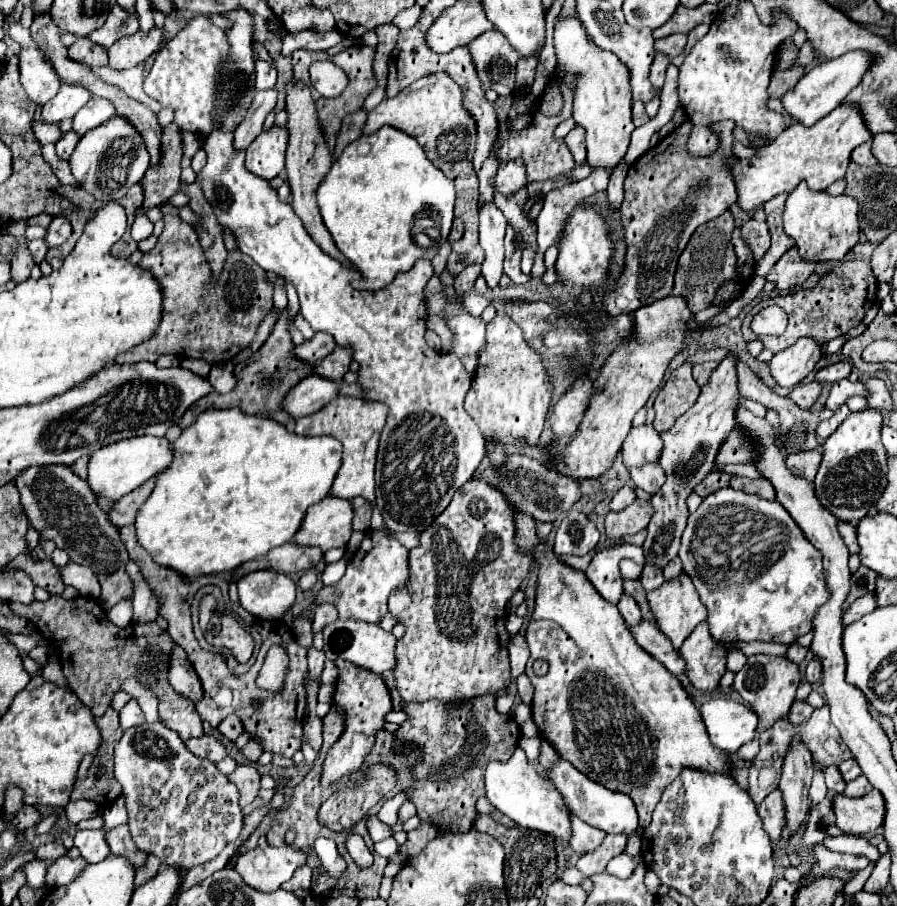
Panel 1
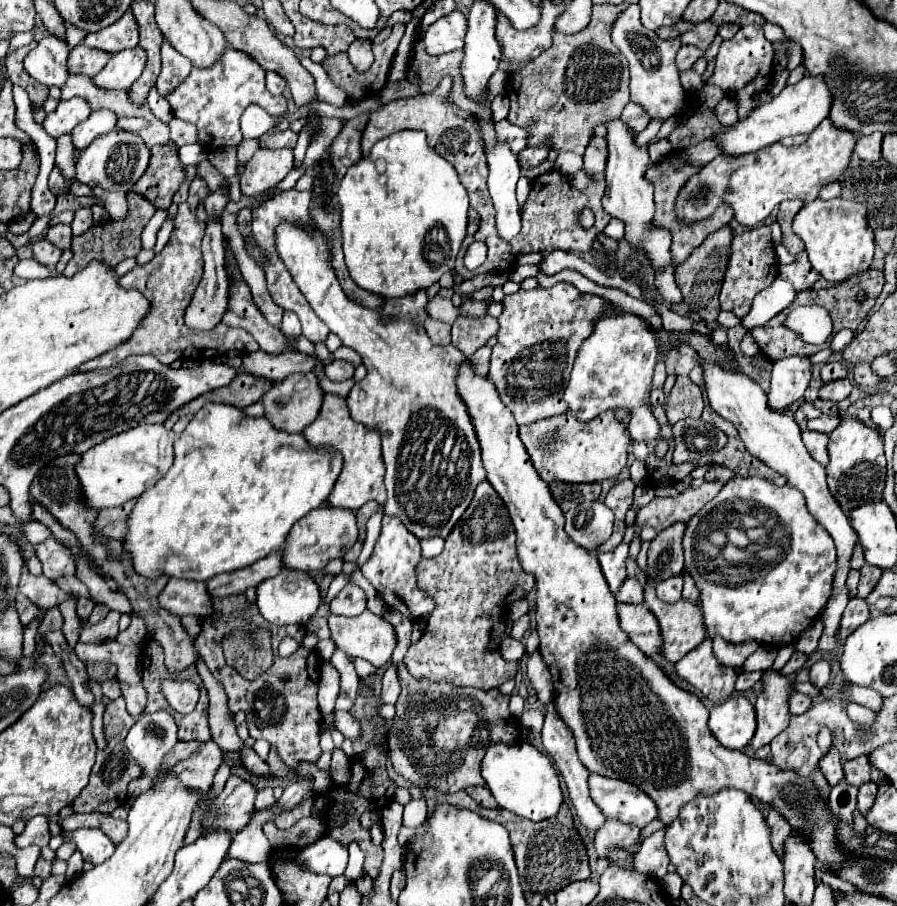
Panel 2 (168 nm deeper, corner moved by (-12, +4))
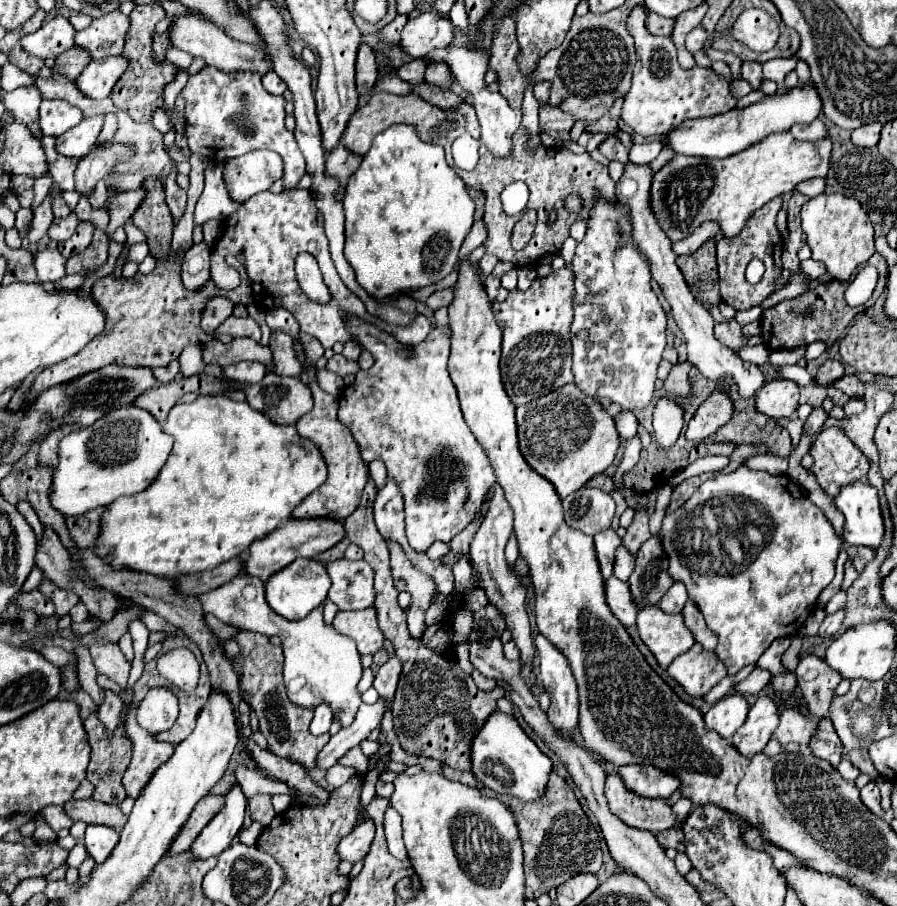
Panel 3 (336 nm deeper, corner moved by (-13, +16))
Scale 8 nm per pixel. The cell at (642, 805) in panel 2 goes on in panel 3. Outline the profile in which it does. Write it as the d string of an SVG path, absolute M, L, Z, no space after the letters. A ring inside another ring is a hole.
M645 764L621 766L619 776L629 790L645 798L669 798L679 788L679 780L675 780L675 776L667 776L667 772L659 772L659 768Z

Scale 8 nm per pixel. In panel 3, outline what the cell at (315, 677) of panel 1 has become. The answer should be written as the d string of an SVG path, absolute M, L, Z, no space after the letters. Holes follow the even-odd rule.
M319 704L319 708L315 710L315 716L313 716L313 722L311 722L311 734L315 734L315 736L327 734L331 722L333 722L333 714L331 714L329 706Z

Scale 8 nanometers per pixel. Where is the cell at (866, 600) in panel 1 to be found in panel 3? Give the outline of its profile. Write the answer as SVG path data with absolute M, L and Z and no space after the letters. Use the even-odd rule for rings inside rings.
M843 610L825 616L825 620L823 620L817 636L819 636L819 638L829 638L829 636L839 634L839 632L841 632L841 622L843 622Z

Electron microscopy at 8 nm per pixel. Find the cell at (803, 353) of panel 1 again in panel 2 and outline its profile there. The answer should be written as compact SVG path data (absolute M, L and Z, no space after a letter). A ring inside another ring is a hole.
M788 356L772 364L772 386L768 404L772 410L782 410L800 400L812 380L810 356Z

